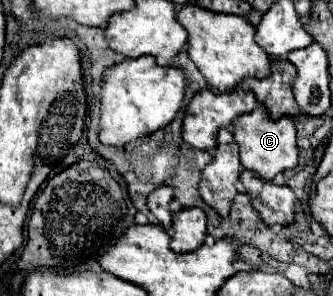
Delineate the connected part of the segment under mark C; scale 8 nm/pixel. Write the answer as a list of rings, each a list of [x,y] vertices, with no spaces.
[[[258,104],[252,112],[238,116],[232,122],[232,134],[240,148],[240,164],[260,176],[262,180],[272,180],[278,172],[290,170],[298,164],[298,146],[296,146],[296,128],[288,116],[270,120],[266,108]]]

